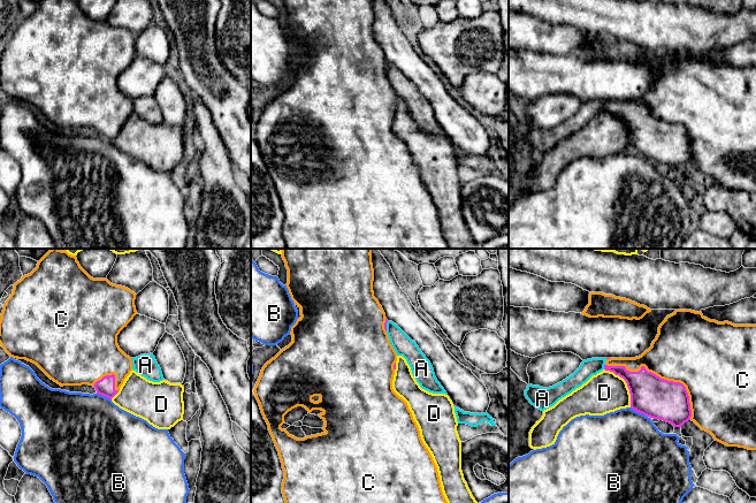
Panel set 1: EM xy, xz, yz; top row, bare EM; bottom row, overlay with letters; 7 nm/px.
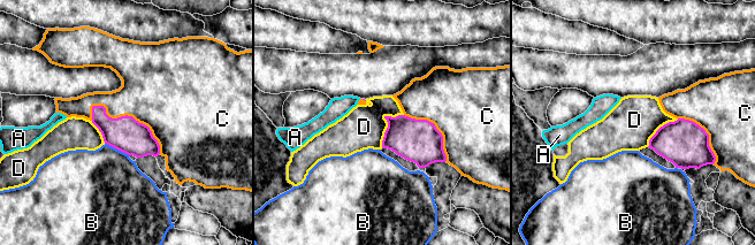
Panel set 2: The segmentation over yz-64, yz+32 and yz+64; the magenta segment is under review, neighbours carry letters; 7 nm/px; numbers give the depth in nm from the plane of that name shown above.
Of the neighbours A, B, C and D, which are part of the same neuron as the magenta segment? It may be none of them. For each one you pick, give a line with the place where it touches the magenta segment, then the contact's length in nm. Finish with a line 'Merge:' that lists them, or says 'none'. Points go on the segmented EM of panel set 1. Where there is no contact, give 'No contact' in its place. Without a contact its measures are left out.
C: Touches magenta at yz (662, 379). Shared border 700 nm
Merge: C

